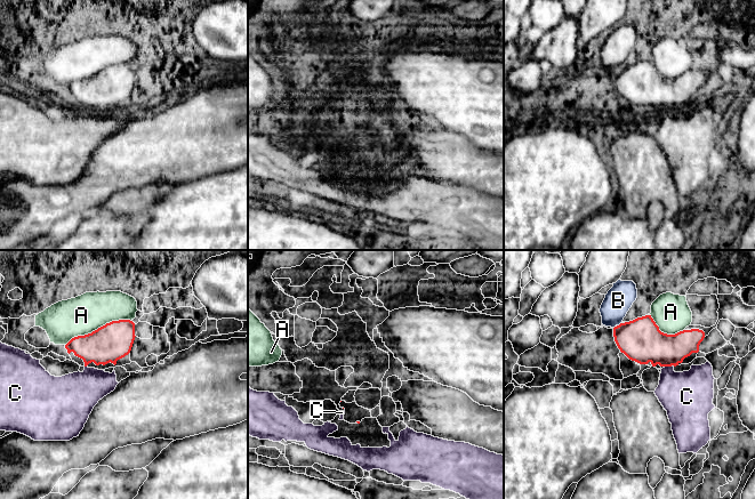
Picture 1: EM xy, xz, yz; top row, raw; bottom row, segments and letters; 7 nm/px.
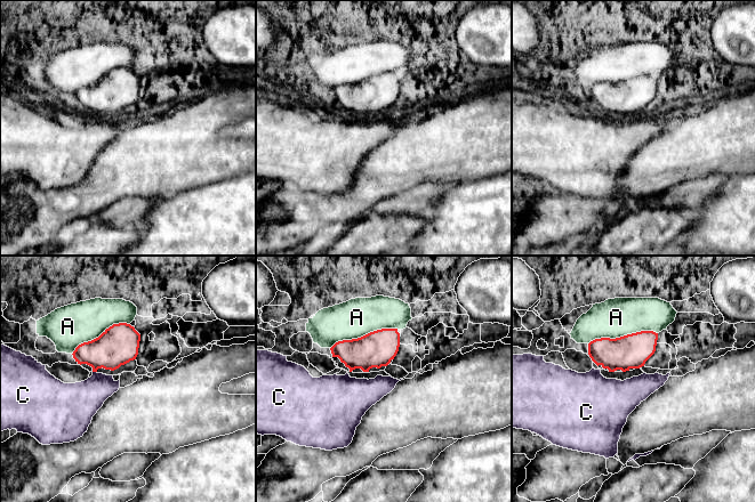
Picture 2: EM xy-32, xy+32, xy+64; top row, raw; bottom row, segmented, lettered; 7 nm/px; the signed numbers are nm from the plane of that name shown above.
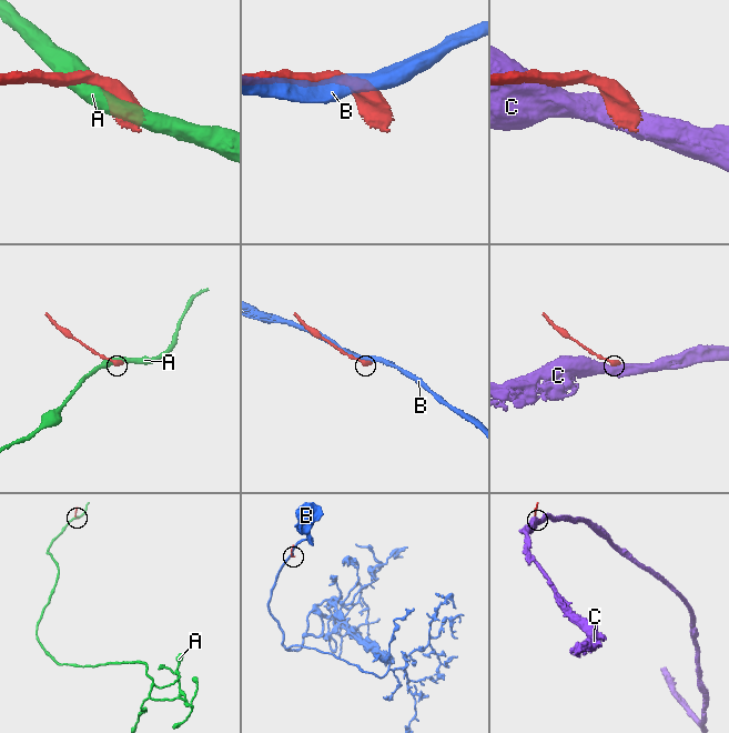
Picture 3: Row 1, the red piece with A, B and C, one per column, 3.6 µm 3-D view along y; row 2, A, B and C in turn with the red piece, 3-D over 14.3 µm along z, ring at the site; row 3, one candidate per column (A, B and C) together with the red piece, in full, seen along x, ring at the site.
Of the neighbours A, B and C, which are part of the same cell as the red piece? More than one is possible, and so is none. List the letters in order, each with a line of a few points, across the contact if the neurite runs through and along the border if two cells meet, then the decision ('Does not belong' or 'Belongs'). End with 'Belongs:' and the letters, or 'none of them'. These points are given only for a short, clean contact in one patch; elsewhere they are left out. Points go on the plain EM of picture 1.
A: Does not belong
B: Does not belong
C: Line: yz (665, 110), (671, 111). Does not belong
Belongs: none of them

